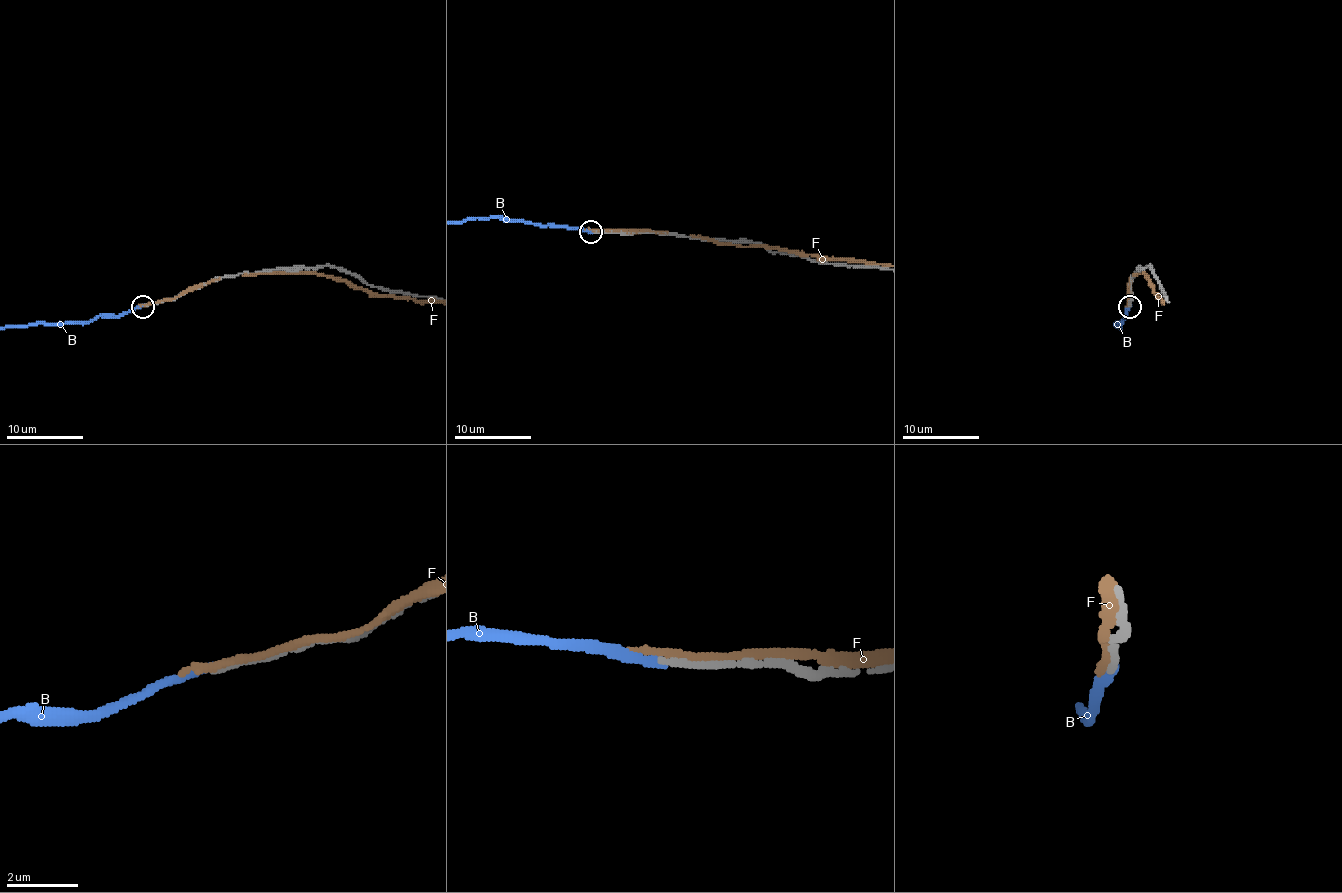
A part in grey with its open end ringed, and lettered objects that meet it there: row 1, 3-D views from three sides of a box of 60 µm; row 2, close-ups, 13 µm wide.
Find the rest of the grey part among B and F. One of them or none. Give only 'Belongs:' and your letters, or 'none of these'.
Belongs: none of these

